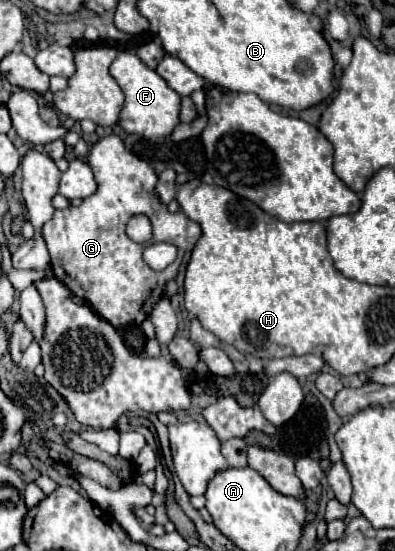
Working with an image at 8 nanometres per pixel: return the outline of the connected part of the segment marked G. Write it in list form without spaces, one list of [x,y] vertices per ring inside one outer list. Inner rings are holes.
[[[111,134],[97,140],[89,150],[87,164],[95,174],[97,192],[85,198],[81,206],[57,210],[43,226],[53,272],[77,298],[89,302],[89,306],[111,326],[141,324],[149,316],[153,304],[161,300],[167,280],[175,278],[185,250],[195,246],[201,228],[181,210],[171,214],[167,206],[157,202],[157,194],[153,194],[153,186],[157,184],[153,166],[131,154],[119,136]],[[135,214],[145,214],[151,220],[151,242],[177,246],[177,258],[165,270],[149,268],[141,258],[145,244],[127,238],[125,222]]]

